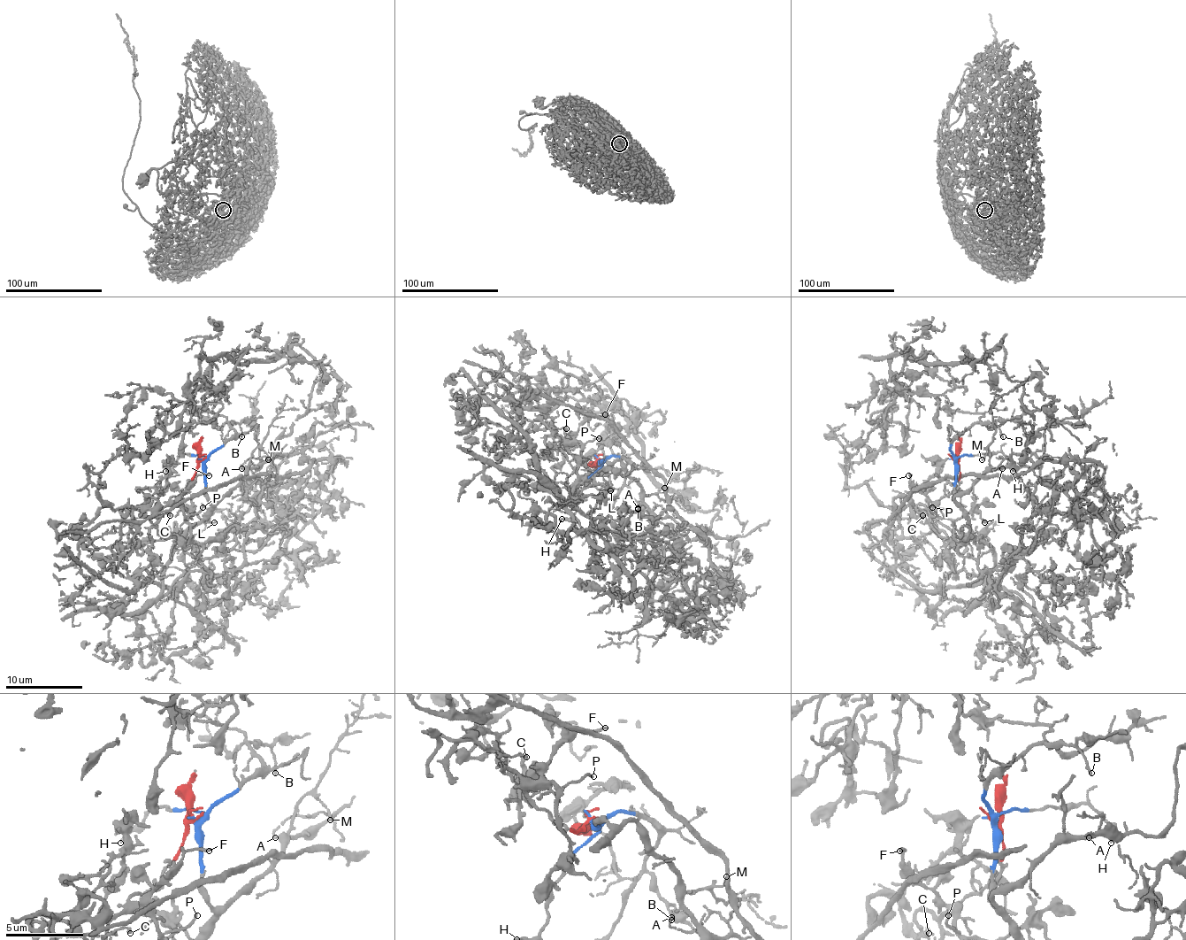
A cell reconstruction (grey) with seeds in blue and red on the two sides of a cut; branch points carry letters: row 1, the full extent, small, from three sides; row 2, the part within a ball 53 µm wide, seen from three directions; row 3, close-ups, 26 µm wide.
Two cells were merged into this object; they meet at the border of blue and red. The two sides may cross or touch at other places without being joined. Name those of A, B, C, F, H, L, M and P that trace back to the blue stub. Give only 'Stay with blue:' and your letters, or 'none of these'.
Stay with blue: A, B, H, M

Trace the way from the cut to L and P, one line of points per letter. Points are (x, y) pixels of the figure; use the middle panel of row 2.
L: (600, 458), (586, 466), (567, 447), (578, 443), (582, 466), (588, 472), (588, 481), (598, 489), (611, 491)
P: (600, 458), (586, 466), (567, 447), (596, 437), (600, 439)

